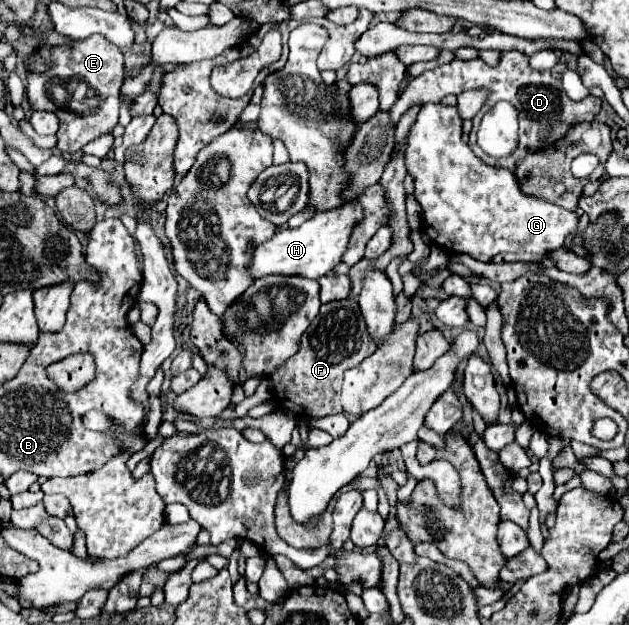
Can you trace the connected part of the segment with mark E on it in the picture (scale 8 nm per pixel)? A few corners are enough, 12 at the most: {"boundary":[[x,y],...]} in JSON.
{"boundary":[[95,34],[37,48],[33,110],[59,118],[73,154],[111,134],[125,78],[121,50]]}

